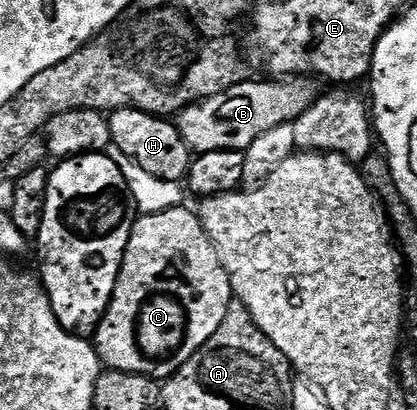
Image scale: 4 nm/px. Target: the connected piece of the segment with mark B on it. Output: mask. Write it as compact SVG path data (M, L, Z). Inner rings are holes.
M288 76L283 80L268 81L272 82L245 80L218 96L187 106L175 115L174 125L180 129L189 150L197 155L219 150L245 151L272 128L295 123L322 94L321 83L312 76Z

